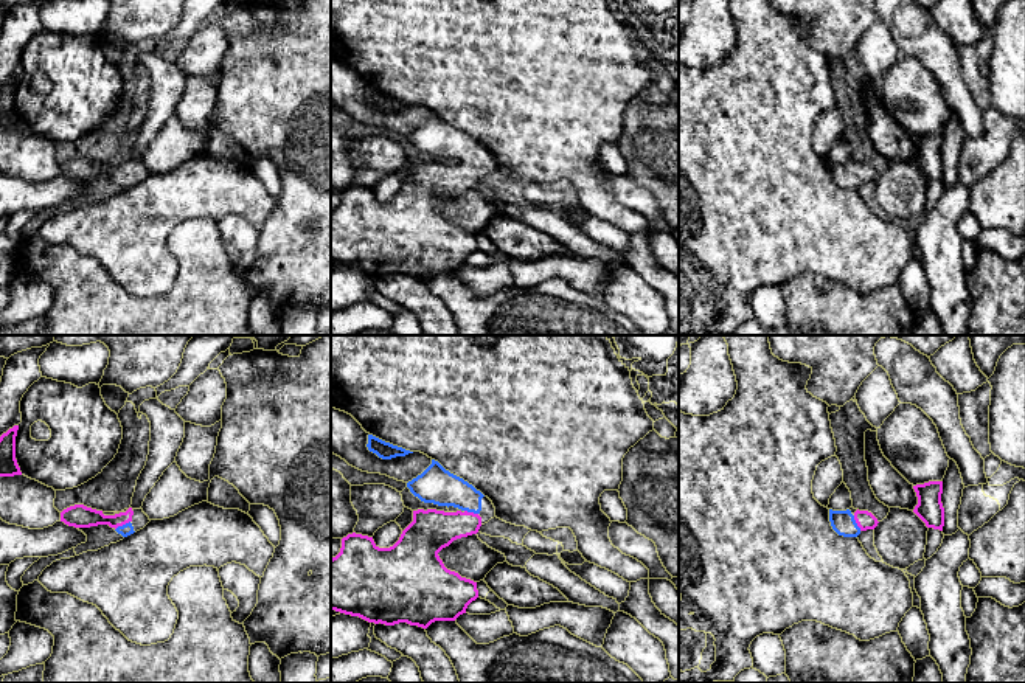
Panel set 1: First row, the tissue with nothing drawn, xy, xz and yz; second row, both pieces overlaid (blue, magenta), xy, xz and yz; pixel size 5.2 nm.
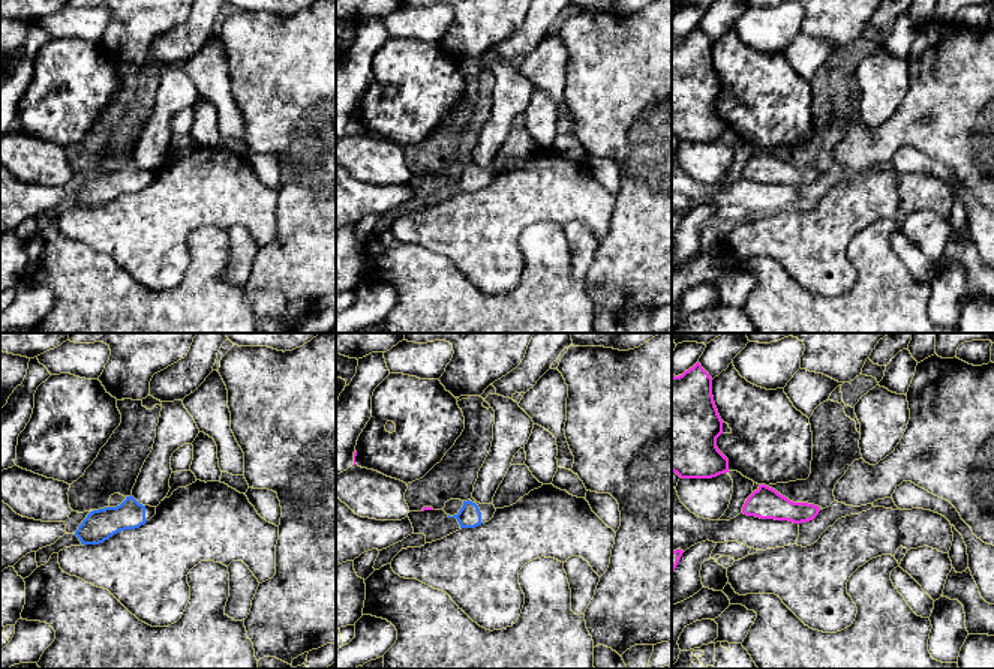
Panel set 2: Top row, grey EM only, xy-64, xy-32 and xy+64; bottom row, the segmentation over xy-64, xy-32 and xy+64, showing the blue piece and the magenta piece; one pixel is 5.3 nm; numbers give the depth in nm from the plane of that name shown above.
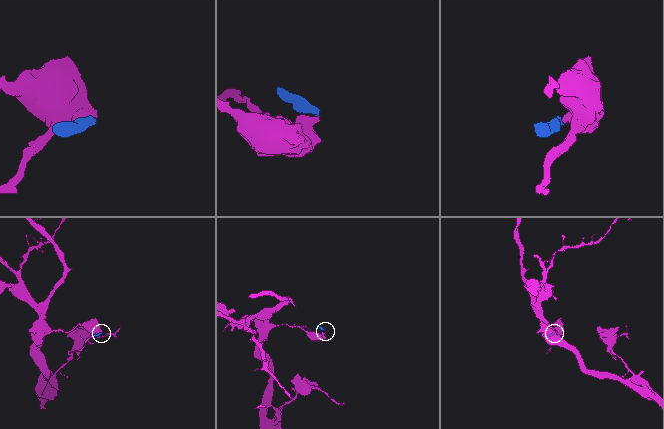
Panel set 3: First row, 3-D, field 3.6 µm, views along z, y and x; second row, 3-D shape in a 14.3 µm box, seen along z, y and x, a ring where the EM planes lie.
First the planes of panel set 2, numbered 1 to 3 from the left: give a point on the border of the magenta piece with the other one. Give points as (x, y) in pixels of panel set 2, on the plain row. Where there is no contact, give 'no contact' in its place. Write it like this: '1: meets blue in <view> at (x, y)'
1: no contact
2: no contact
3: no contact

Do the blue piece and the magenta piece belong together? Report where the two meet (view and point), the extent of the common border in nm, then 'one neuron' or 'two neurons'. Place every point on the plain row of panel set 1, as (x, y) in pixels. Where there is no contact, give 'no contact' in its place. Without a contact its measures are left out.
meets blue in xy at (123, 177); contact 90 nm long; one neuron

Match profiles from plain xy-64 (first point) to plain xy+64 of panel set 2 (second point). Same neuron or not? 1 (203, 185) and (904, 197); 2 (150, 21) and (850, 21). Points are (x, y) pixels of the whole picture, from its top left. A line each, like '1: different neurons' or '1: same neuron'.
1: same neuron
2: same neuron

